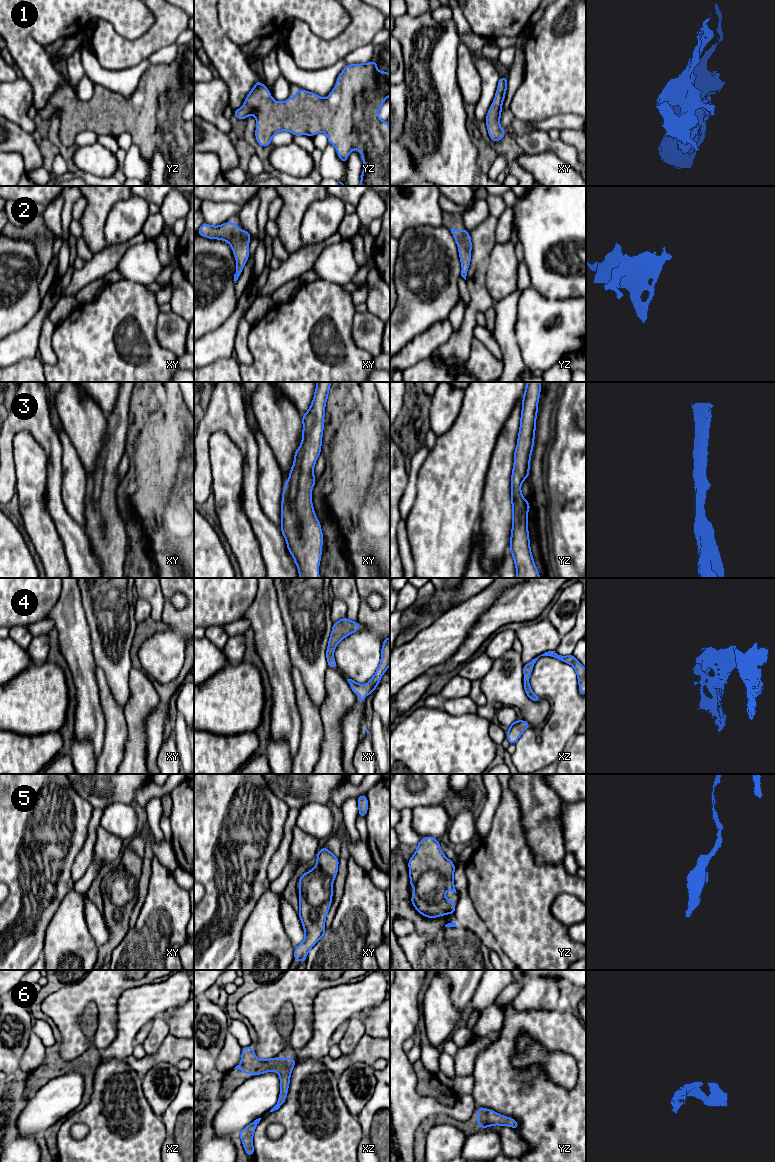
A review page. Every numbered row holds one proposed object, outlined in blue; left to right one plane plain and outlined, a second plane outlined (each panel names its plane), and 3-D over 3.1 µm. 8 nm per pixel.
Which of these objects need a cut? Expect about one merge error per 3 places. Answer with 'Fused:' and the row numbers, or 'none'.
Fused: none

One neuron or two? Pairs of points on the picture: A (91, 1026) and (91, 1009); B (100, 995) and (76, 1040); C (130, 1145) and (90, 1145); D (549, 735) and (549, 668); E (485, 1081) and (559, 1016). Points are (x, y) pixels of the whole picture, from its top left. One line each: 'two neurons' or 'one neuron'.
A: one neuron
B: one neuron
C: one neuron
D: one neuron
E: one neuron

